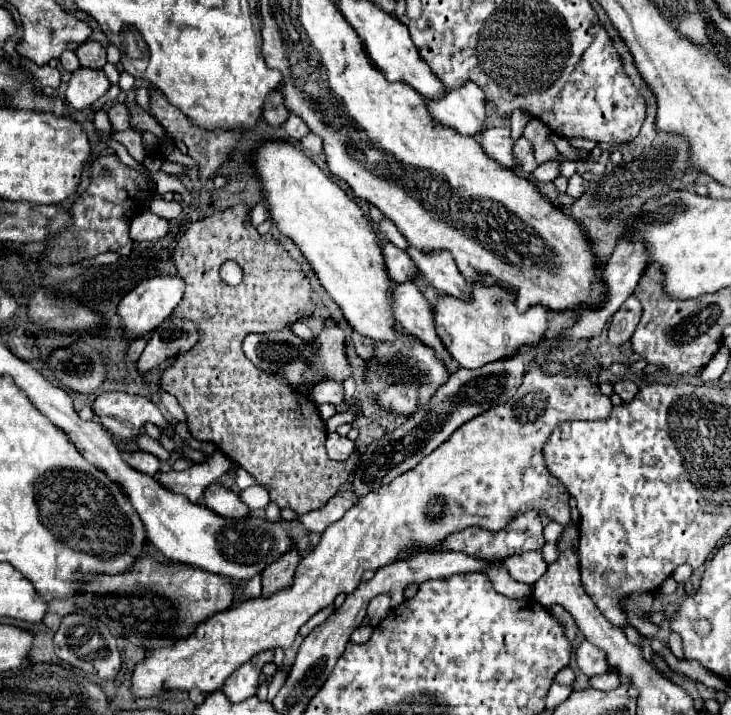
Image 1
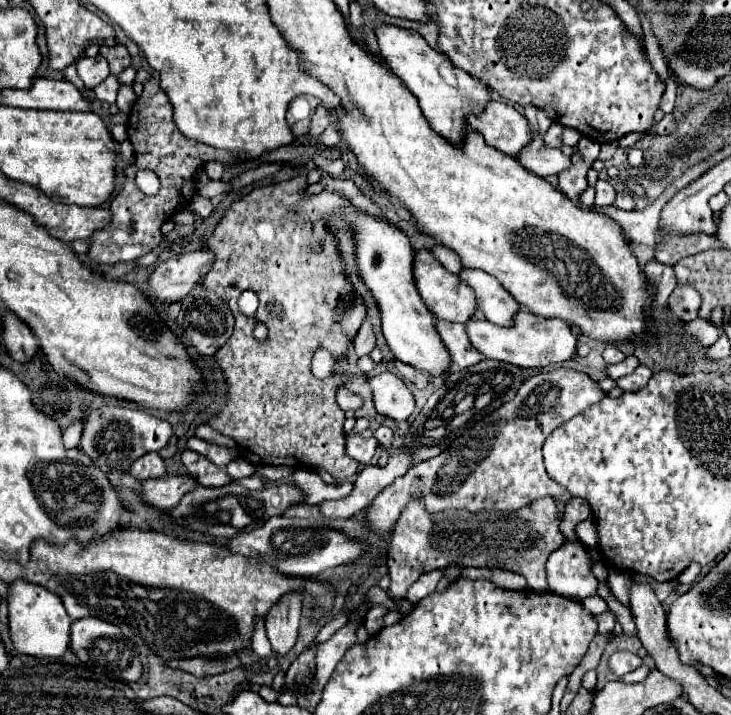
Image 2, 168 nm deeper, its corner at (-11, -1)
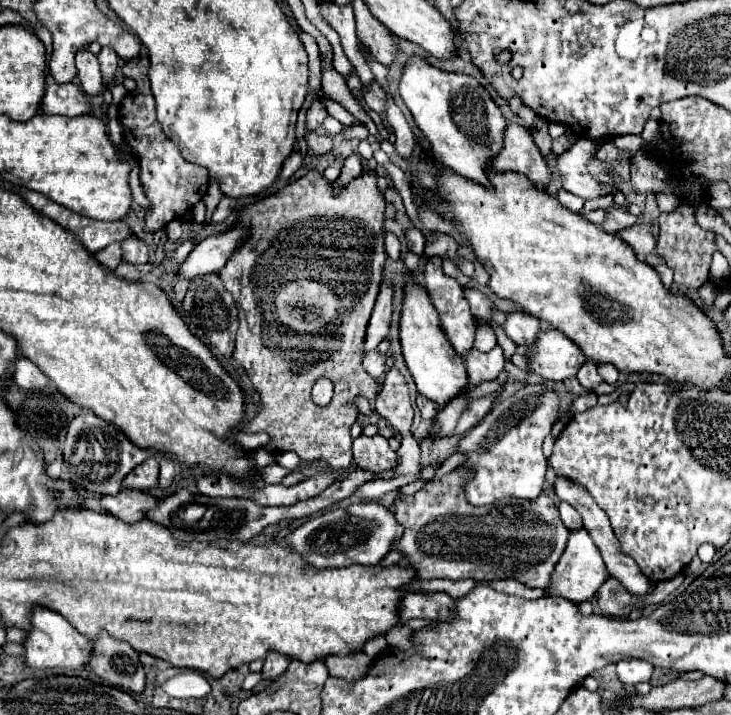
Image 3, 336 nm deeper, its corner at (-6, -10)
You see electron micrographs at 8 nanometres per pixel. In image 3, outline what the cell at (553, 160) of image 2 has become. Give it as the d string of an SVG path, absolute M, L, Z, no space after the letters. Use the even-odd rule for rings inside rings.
M580 138L568 152L564 152L560 156L556 170L562 174L564 190L568 190L584 200L616 194L618 188L614 184L598 182L588 174L586 162L592 158L590 152L592 152L592 142L586 138Z

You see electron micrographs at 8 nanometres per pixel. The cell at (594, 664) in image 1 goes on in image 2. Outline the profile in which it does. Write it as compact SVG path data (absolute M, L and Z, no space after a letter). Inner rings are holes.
M615 651L611 657L609 657L609 669L613 675L621 677L633 669L637 669L641 665L641 657L635 655L635 653L629 653L629 651Z

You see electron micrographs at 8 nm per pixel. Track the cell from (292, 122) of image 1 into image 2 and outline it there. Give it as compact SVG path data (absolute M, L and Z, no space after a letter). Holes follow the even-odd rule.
M319 105L319 107L315 109L315 113L313 113L309 135L311 135L311 137L319 137L319 135L325 131L325 127L327 127L329 123L331 123L331 119L329 119L329 111L327 111L323 105Z

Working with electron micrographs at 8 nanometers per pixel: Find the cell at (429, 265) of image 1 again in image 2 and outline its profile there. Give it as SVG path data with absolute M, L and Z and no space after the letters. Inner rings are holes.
M463 269L457 277L473 289L477 307L483 311L487 321L495 325L511 325L511 317L517 313L519 305L499 285L499 281L495 281L495 277L483 273L481 269Z

